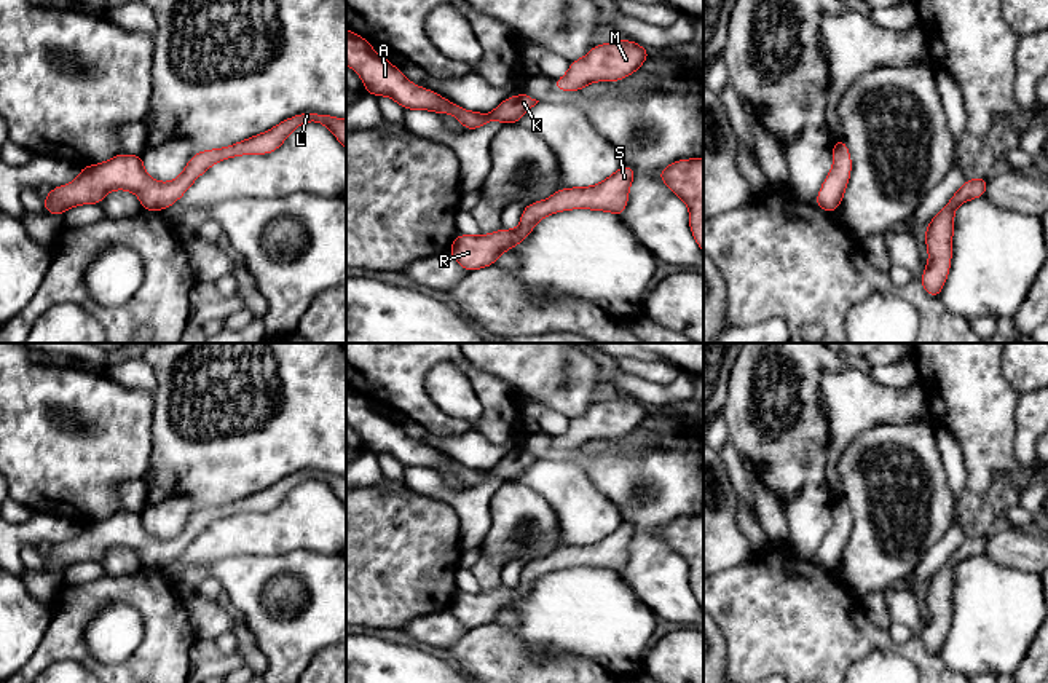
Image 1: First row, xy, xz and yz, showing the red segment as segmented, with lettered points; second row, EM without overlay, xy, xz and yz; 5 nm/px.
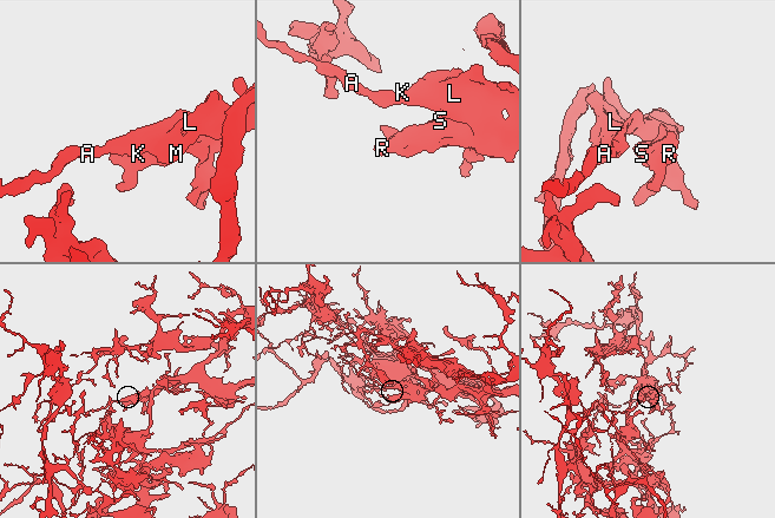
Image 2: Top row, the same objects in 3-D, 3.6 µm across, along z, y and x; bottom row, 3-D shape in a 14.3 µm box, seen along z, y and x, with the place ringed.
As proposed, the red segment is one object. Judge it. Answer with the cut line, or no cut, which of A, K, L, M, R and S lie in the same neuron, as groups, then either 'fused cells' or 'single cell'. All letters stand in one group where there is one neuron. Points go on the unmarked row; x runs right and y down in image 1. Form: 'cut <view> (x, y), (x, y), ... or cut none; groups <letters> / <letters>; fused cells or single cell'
cut none; groups A K L M R S; single cell

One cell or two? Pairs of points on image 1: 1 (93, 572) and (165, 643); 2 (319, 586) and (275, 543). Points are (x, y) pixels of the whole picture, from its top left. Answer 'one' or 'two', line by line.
1: two
2: two

